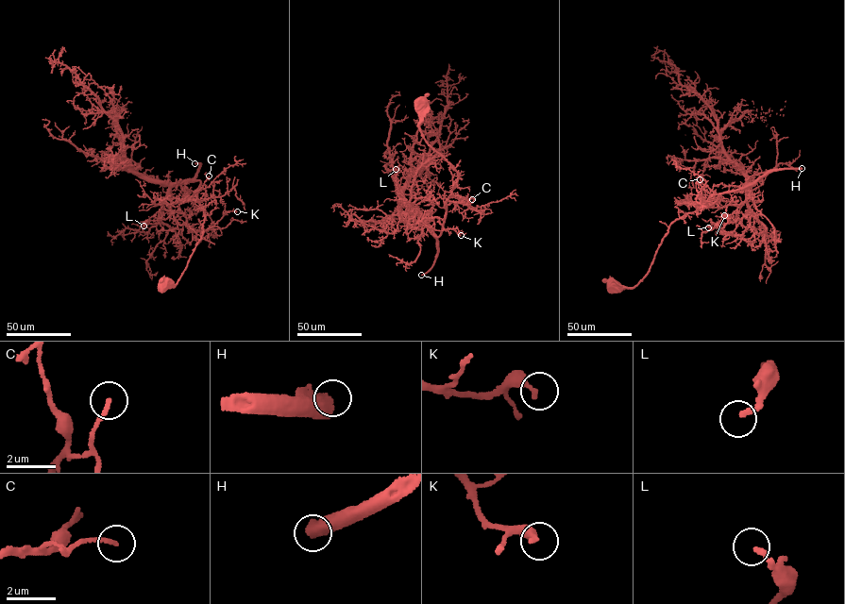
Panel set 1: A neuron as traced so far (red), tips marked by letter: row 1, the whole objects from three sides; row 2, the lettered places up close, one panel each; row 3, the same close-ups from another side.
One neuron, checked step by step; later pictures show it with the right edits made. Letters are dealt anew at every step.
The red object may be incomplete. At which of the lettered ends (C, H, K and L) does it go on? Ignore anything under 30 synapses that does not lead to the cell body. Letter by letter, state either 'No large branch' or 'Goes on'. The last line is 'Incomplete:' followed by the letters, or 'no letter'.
C: No large branch
H: Goes on
K: No large branch
L: No large branch
Incomplete: H

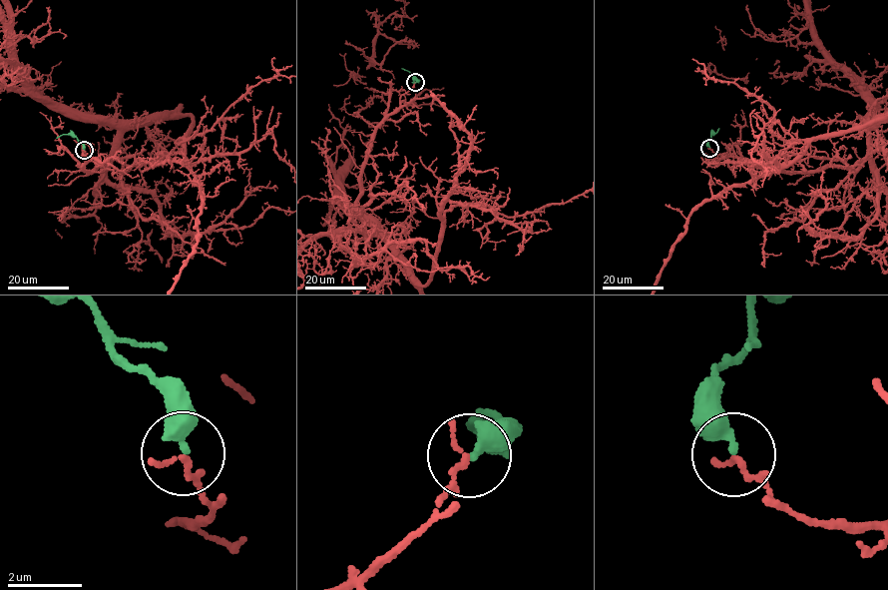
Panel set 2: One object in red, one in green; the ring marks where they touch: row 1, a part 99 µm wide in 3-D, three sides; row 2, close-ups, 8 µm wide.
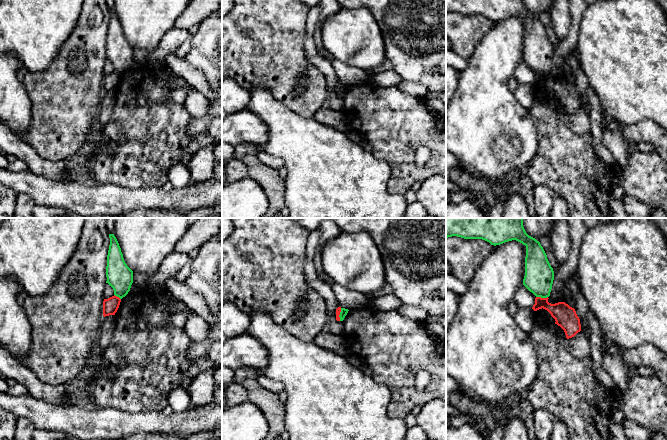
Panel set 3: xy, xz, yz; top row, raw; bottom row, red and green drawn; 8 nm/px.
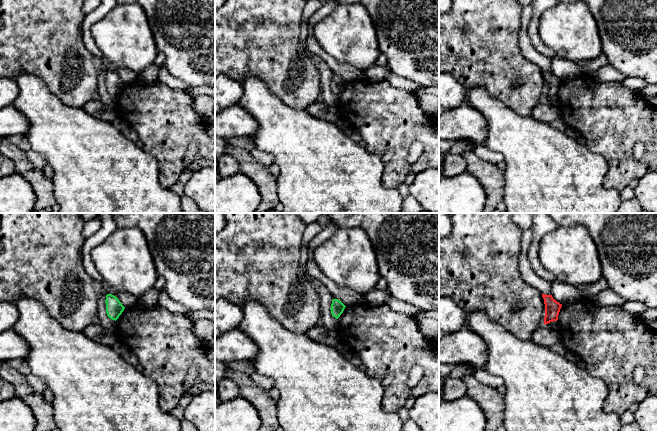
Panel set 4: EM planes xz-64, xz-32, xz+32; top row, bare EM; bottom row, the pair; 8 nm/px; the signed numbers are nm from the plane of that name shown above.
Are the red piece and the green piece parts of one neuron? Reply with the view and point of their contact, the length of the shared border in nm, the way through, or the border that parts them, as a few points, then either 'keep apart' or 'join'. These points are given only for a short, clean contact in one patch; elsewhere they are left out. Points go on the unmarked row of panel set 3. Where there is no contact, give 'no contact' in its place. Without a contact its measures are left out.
contact yz (542, 74); length 100 nm; border yz (536, 72), (547, 73); keep apart

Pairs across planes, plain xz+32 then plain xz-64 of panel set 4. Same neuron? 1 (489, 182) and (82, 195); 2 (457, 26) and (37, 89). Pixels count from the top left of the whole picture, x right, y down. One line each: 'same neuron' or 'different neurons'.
1: different neurons
2: different neurons

